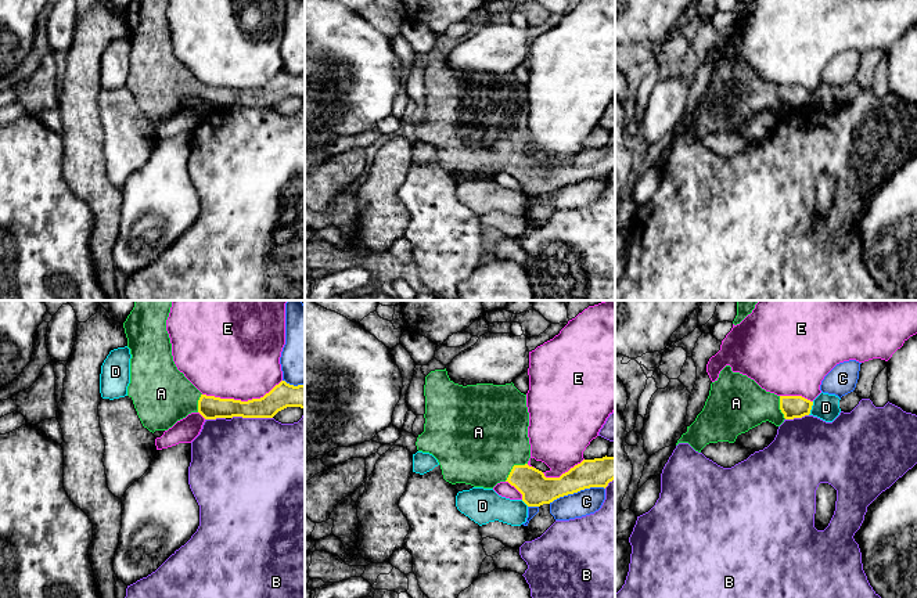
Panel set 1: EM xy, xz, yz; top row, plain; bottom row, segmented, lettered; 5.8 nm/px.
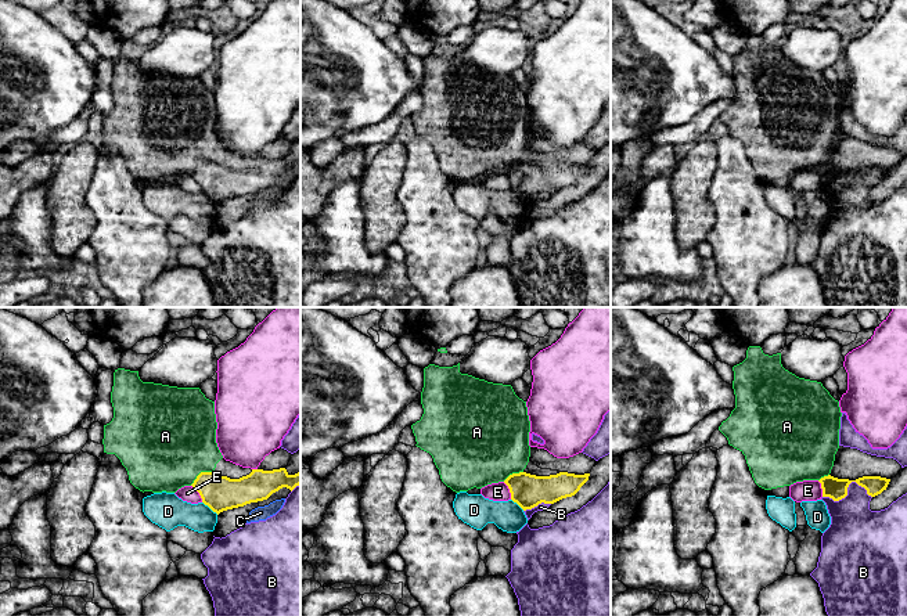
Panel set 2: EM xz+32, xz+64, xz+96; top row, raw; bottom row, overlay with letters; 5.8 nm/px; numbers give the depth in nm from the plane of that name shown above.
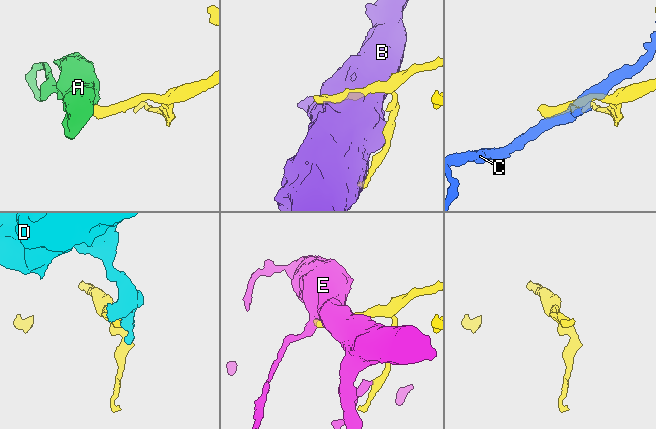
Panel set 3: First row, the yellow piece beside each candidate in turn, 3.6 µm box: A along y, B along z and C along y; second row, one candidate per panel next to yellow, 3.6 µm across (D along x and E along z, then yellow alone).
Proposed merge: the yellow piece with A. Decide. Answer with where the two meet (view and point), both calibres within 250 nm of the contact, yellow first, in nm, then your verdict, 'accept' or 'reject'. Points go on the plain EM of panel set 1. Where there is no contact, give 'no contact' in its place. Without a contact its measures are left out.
xz (513, 157) | 180/500 nm | accept

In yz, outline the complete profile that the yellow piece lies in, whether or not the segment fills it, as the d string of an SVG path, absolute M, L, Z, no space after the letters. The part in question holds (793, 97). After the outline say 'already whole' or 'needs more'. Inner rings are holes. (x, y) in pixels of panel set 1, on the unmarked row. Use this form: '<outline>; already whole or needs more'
M726 55L719 68L711 73L709 86L702 101L695 111L687 116L687 122L677 130L679 133L688 133L695 141L701 140L709 133L729 132L734 133L737 126L760 115L762 112L772 112L780 116L785 109L802 108L810 104L813 91L802 86L777 86L762 79L754 69L740 62L733 62L730 55Z; needs more

